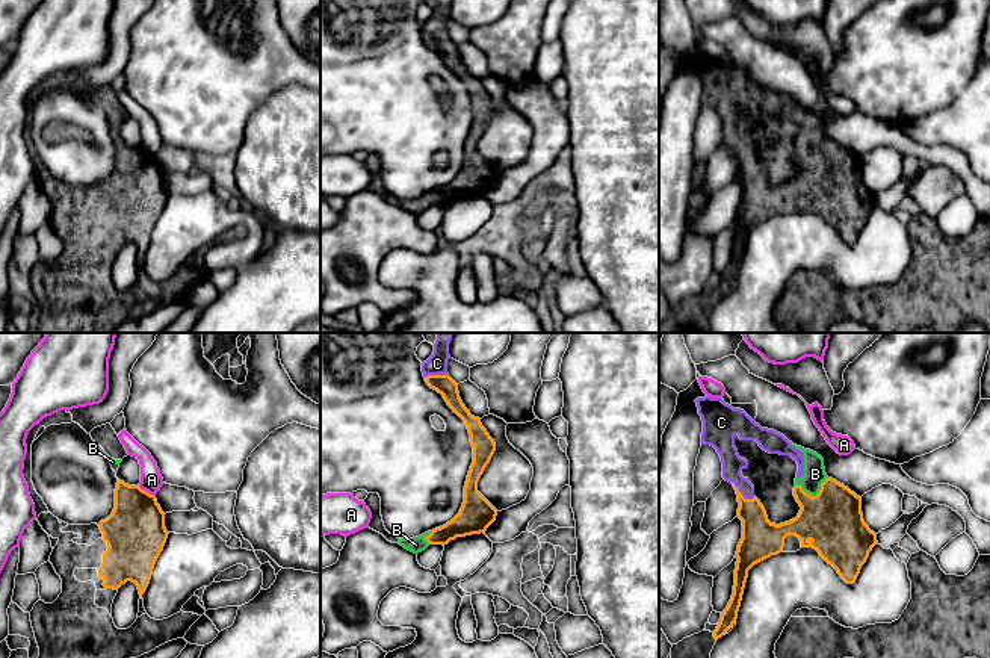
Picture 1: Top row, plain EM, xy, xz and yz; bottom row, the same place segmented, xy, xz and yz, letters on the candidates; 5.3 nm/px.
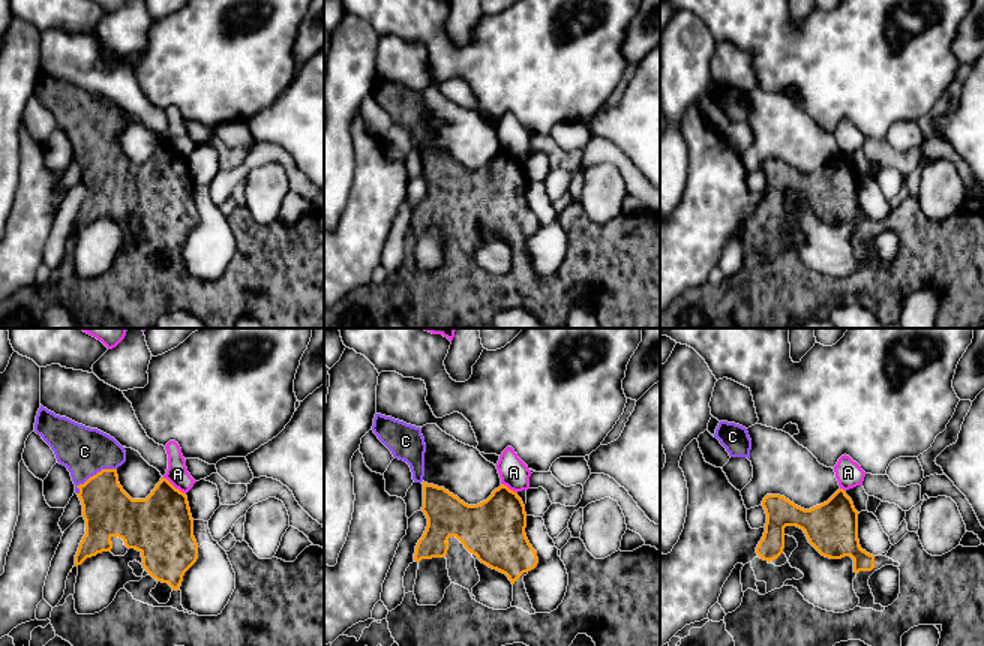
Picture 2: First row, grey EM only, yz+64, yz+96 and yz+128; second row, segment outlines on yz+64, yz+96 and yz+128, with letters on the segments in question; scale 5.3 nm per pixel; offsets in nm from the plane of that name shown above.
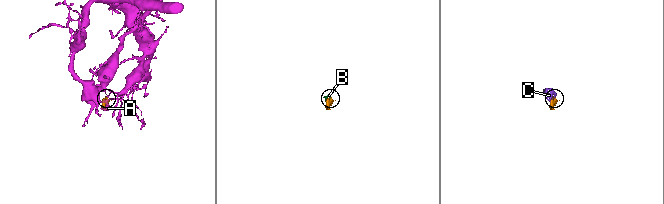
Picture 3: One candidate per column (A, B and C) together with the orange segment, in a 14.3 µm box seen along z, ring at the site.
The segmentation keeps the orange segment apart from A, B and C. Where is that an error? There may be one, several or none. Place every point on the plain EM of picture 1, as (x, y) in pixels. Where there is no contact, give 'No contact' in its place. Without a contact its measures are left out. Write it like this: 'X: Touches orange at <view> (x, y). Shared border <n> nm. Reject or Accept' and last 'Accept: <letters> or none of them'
A: Touches orange at xy (147, 153). Shared border 110 nm. Reject
B: Touches orange at yz (813, 158). Shared border 180 nm. Accept
C: Touches orange at yz (741, 156). Shared border 150 nm. Accept
Accept: B, C

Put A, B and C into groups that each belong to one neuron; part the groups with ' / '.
A / B C

